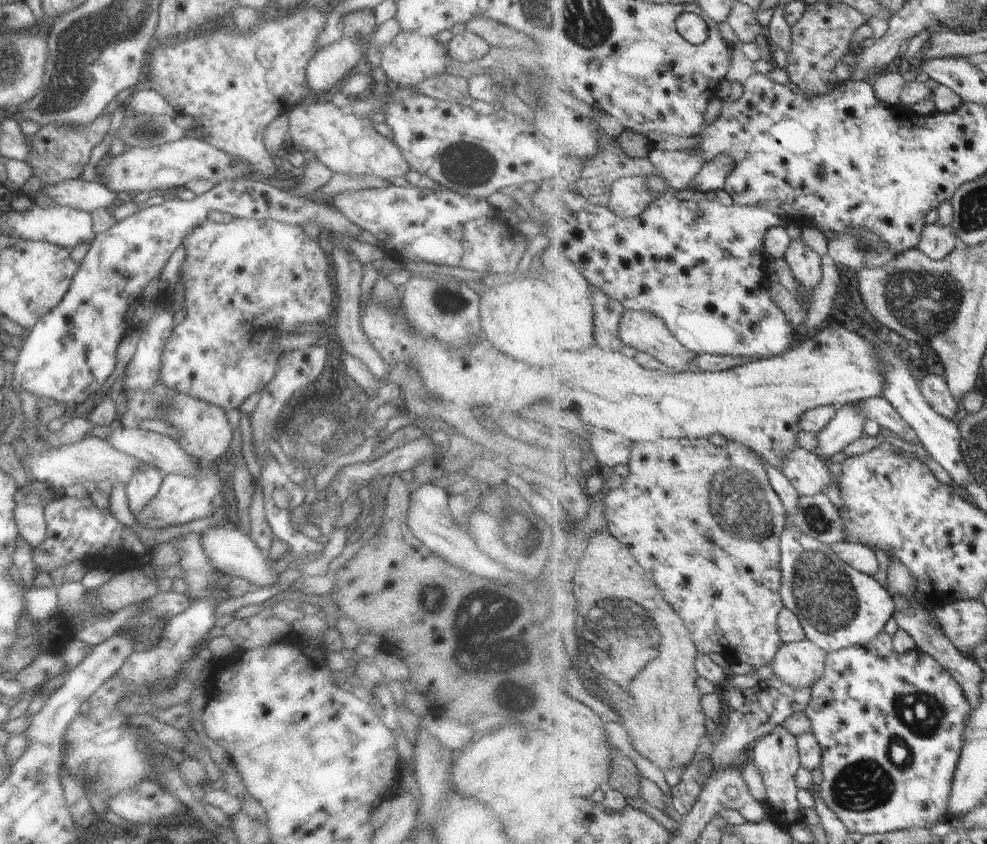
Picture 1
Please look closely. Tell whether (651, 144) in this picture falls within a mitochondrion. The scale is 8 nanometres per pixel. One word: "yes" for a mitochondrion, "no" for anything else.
no

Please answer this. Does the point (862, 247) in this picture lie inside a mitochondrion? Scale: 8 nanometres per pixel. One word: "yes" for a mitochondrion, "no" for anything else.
yes

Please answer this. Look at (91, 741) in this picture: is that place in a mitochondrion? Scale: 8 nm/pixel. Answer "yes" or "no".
yes

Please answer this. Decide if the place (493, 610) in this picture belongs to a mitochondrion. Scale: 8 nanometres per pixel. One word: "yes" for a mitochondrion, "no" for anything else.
yes

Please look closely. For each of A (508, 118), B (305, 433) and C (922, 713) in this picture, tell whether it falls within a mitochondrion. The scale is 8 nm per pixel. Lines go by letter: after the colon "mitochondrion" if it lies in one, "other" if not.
A: other
B: mitochondrion
C: mitochondrion

